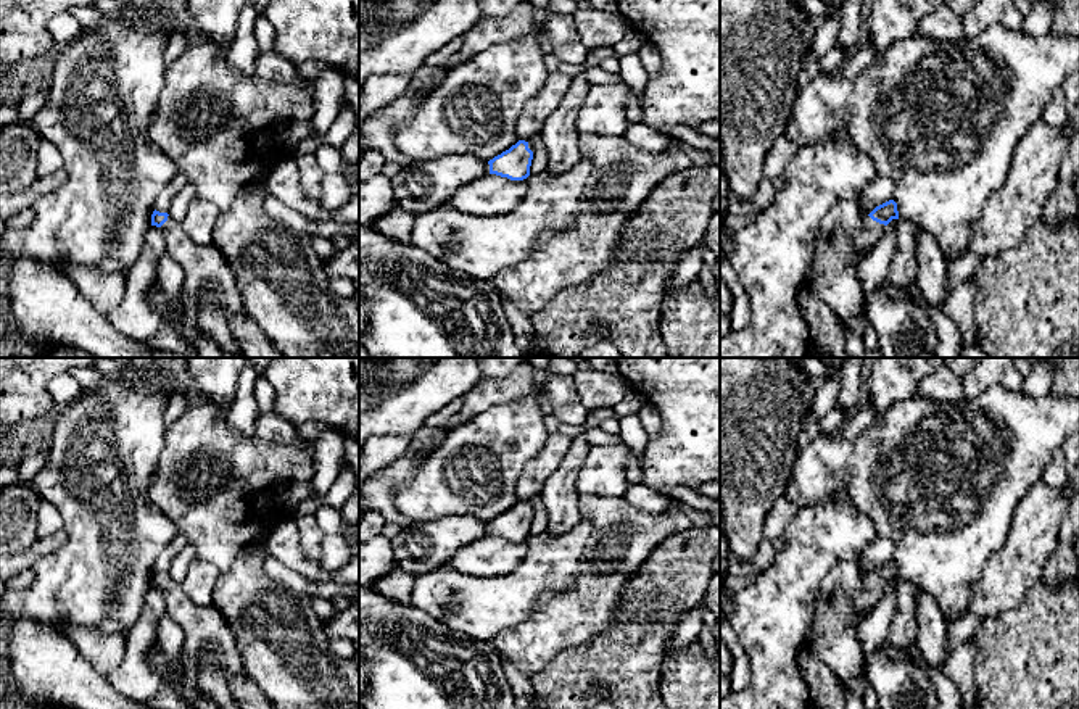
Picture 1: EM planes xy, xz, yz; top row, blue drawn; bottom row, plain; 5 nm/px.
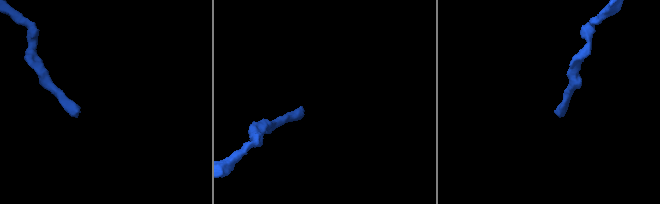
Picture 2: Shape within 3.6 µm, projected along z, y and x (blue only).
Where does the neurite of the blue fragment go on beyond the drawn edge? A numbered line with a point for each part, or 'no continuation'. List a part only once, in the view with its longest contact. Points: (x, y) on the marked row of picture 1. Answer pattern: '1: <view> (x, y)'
1: yz (872, 232)

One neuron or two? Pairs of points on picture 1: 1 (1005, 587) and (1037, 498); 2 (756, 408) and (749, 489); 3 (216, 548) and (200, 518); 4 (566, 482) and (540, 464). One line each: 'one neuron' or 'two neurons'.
1: one neuron
2: one neuron
3: one neuron
4: two neurons

